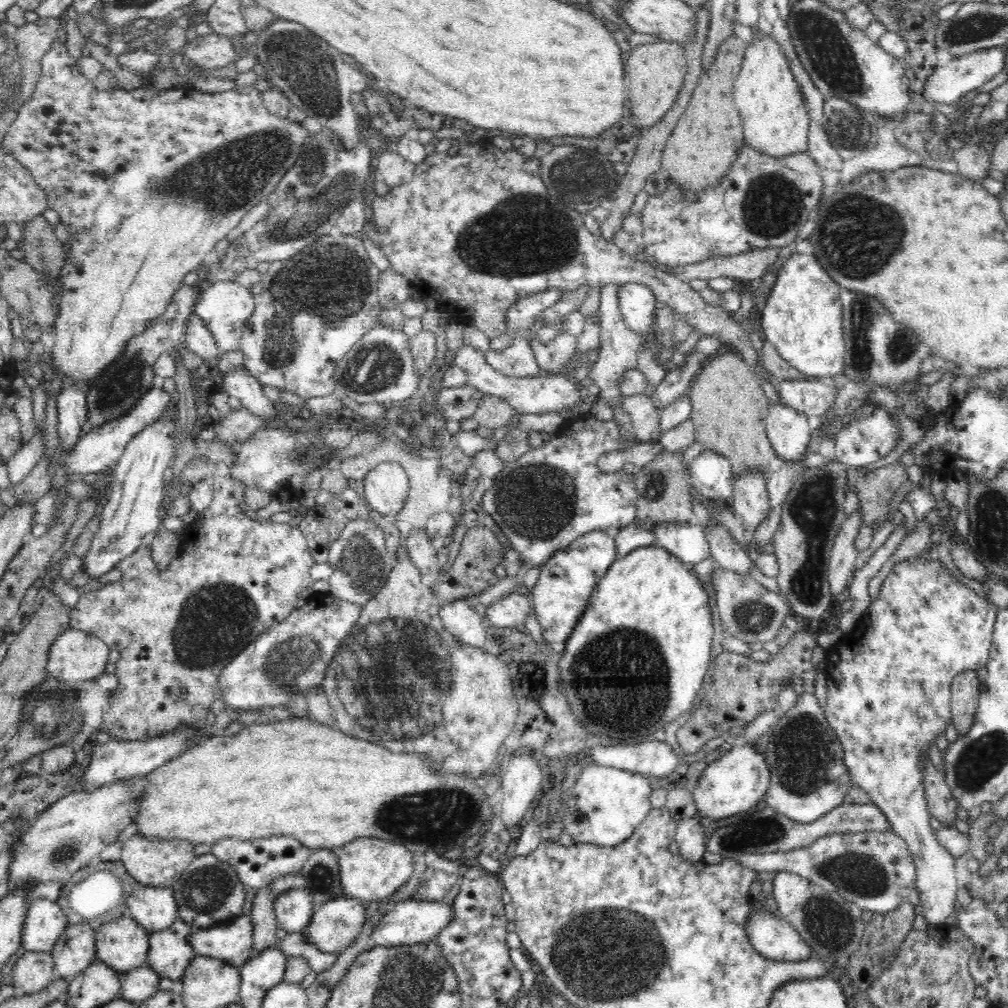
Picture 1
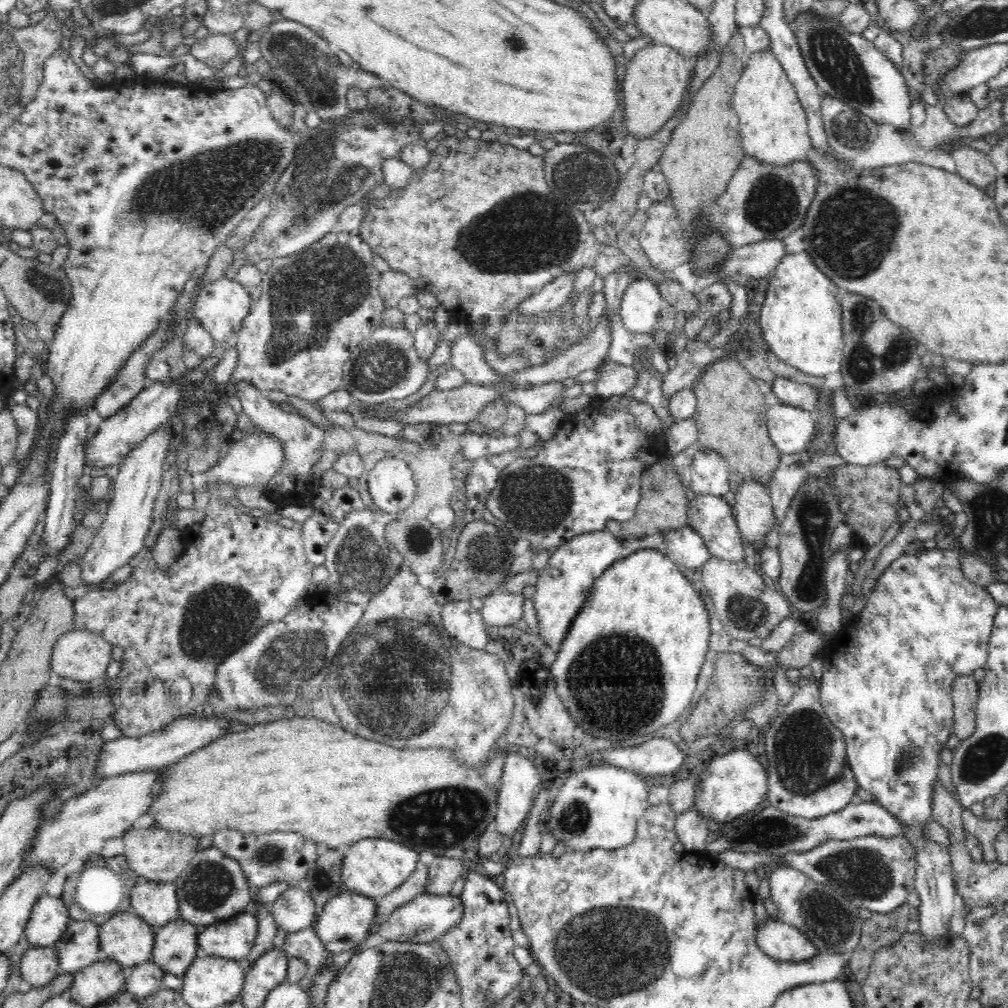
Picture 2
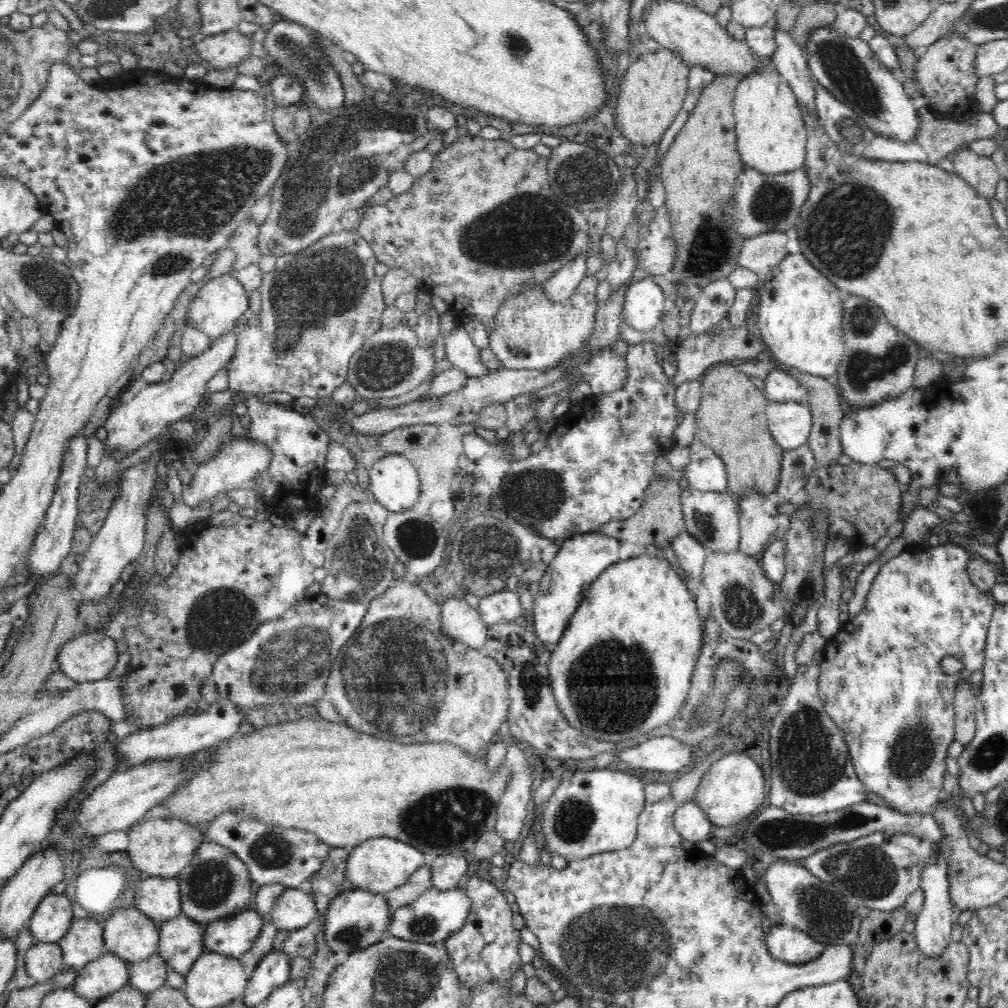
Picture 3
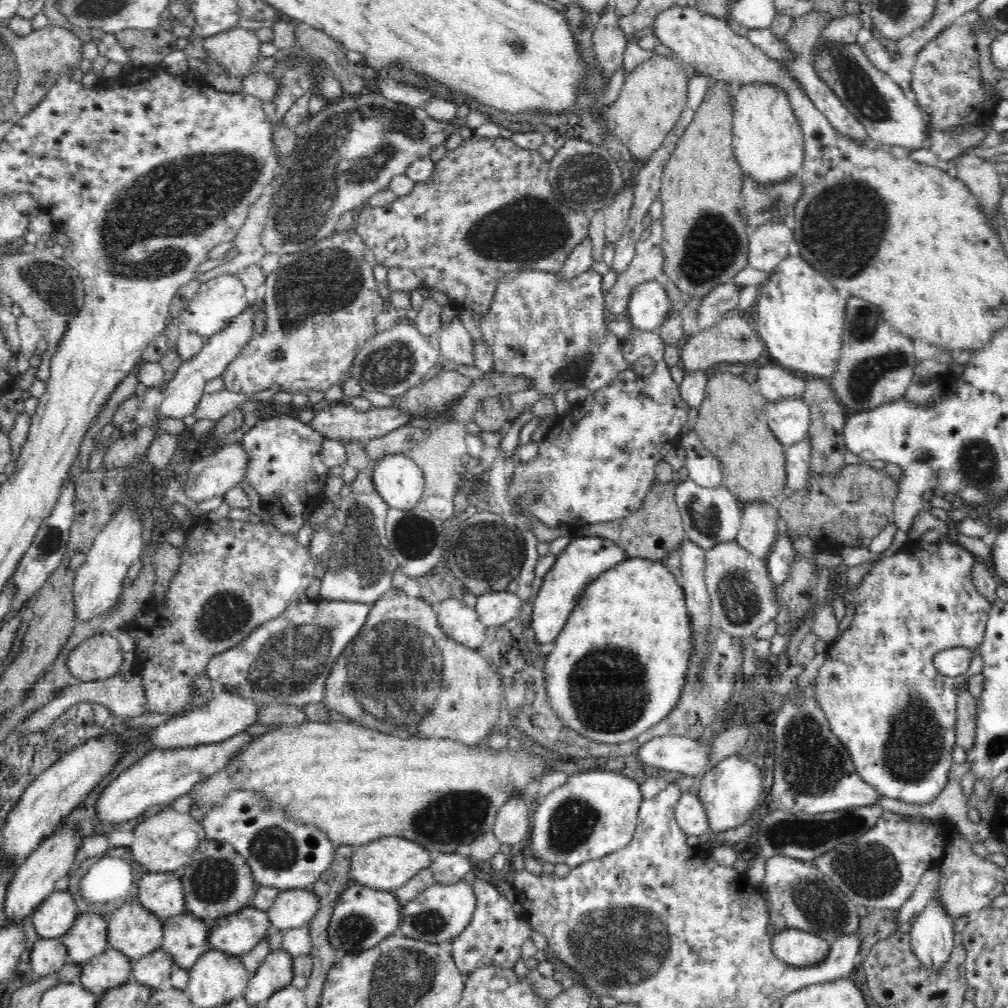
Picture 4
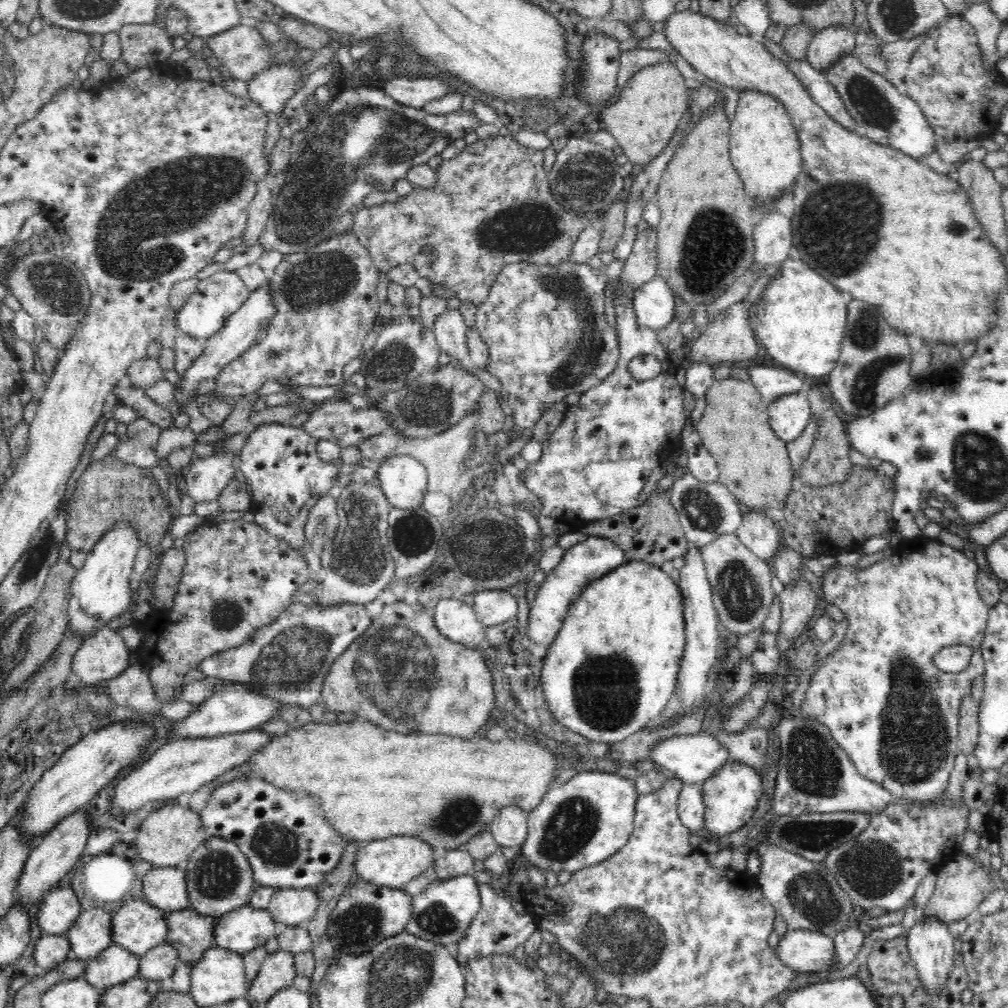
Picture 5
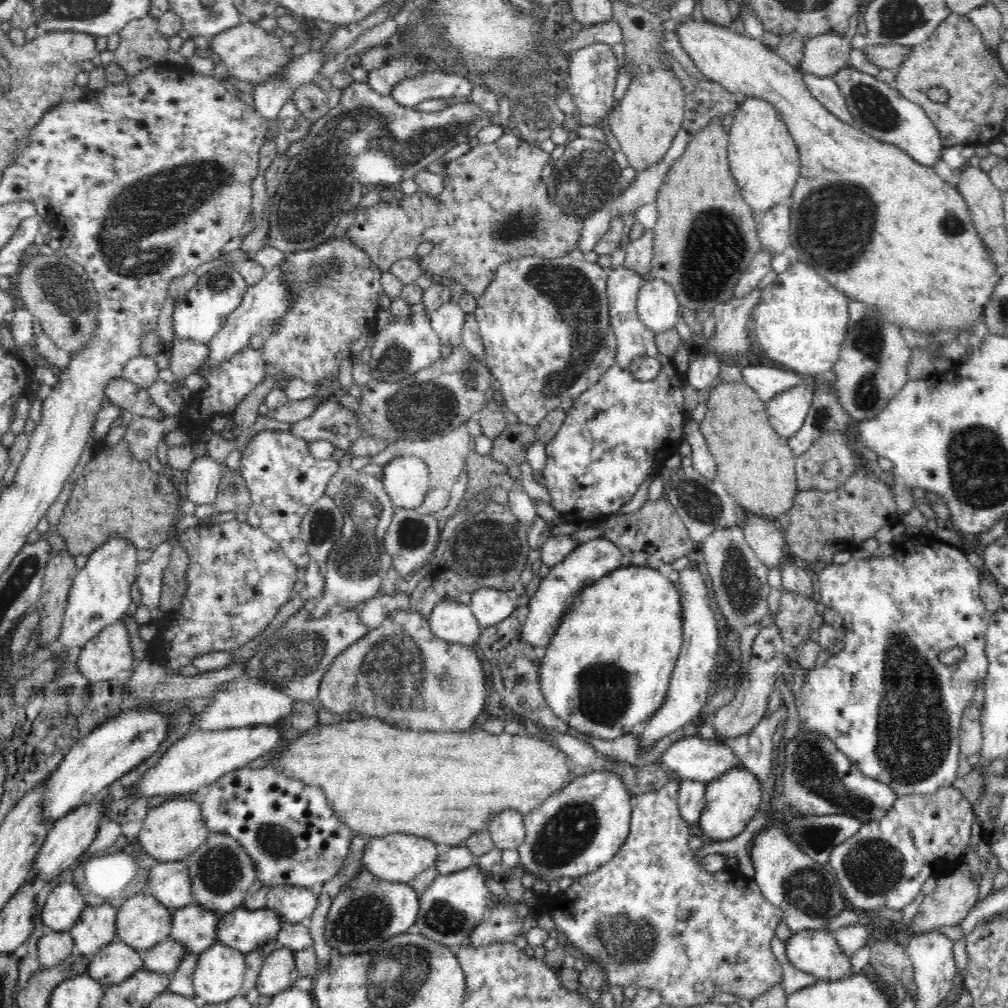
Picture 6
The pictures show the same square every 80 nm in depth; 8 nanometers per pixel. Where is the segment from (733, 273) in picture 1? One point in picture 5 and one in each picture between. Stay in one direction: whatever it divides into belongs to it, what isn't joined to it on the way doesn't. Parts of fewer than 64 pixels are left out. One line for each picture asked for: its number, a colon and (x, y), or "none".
2: (758, 260)
3: (762, 253)
4: (769, 244)
5: (773, 239)

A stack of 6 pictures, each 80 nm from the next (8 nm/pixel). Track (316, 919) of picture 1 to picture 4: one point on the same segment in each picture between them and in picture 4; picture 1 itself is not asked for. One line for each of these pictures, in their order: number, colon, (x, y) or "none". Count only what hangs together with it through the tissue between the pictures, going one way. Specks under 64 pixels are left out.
2: (343, 924)
3: (355, 918)
4: (362, 917)

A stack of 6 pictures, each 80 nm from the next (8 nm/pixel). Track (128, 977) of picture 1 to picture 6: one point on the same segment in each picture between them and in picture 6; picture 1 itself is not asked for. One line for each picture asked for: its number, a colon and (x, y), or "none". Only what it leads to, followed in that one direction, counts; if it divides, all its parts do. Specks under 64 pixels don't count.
2: (142, 980)
3: (148, 975)
4: (150, 970)
5: (159, 963)
6: (164, 957)

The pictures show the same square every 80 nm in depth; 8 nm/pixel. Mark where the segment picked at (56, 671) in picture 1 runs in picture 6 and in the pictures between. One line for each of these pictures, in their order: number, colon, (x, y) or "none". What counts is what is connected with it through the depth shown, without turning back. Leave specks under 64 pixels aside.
2: (83, 656)
3: (86, 657)
4: (99, 657)
5: (102, 655)
6: (109, 653)

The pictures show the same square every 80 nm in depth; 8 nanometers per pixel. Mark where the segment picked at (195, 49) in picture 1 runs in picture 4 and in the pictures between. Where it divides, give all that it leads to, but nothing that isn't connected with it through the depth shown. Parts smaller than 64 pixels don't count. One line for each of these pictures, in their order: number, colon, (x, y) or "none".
2: (216, 50)
3: (227, 49)
4: (237, 49)

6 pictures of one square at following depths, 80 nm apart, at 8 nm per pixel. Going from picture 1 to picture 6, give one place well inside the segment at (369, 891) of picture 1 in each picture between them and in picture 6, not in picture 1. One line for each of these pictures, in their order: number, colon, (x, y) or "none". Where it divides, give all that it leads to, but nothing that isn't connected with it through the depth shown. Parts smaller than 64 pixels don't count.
2: (373, 867)
3: (379, 865)
4: (386, 864)
5: (392, 862)
6: (399, 857)

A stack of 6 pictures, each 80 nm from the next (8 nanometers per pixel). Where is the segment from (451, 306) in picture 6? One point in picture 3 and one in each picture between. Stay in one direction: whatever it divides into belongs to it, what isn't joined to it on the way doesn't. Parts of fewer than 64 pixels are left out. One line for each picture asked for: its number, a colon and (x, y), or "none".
3: (459, 347)
4: (456, 344)
5: (451, 333)

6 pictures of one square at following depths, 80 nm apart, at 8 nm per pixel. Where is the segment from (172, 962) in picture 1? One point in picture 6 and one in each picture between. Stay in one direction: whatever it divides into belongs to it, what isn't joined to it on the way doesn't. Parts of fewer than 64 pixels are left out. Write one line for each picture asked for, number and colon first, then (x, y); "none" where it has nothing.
2: (175, 945)
3: (181, 939)
4: (185, 937)
5: (190, 933)
6: (194, 926)

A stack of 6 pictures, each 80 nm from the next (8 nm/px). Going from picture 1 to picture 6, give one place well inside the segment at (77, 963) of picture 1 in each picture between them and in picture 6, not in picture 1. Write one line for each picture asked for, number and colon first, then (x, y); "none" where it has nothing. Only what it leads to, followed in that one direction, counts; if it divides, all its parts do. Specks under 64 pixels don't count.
2: (79, 946)
3: (83, 942)
4: (87, 938)
5: (90, 934)
6: (96, 927)

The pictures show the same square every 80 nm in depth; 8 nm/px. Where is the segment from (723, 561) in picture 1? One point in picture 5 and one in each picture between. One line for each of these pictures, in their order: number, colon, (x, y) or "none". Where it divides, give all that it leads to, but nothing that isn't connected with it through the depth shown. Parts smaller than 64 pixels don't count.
2: (713, 517)
3: (712, 517)
4: (710, 516)
5: (706, 510)

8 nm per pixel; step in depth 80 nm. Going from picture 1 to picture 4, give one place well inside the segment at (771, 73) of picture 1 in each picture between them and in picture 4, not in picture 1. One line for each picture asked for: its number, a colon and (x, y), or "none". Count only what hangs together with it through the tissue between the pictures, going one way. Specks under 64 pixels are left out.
2: (774, 128)
3: (771, 135)
4: (767, 139)

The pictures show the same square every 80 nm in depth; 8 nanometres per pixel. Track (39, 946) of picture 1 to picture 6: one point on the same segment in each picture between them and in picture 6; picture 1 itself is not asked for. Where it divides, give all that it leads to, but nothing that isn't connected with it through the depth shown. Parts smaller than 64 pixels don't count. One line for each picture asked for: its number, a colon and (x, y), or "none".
2: (48, 919)
3: (52, 918)
4: (54, 916)
5: (58, 910)
6: (63, 907)

